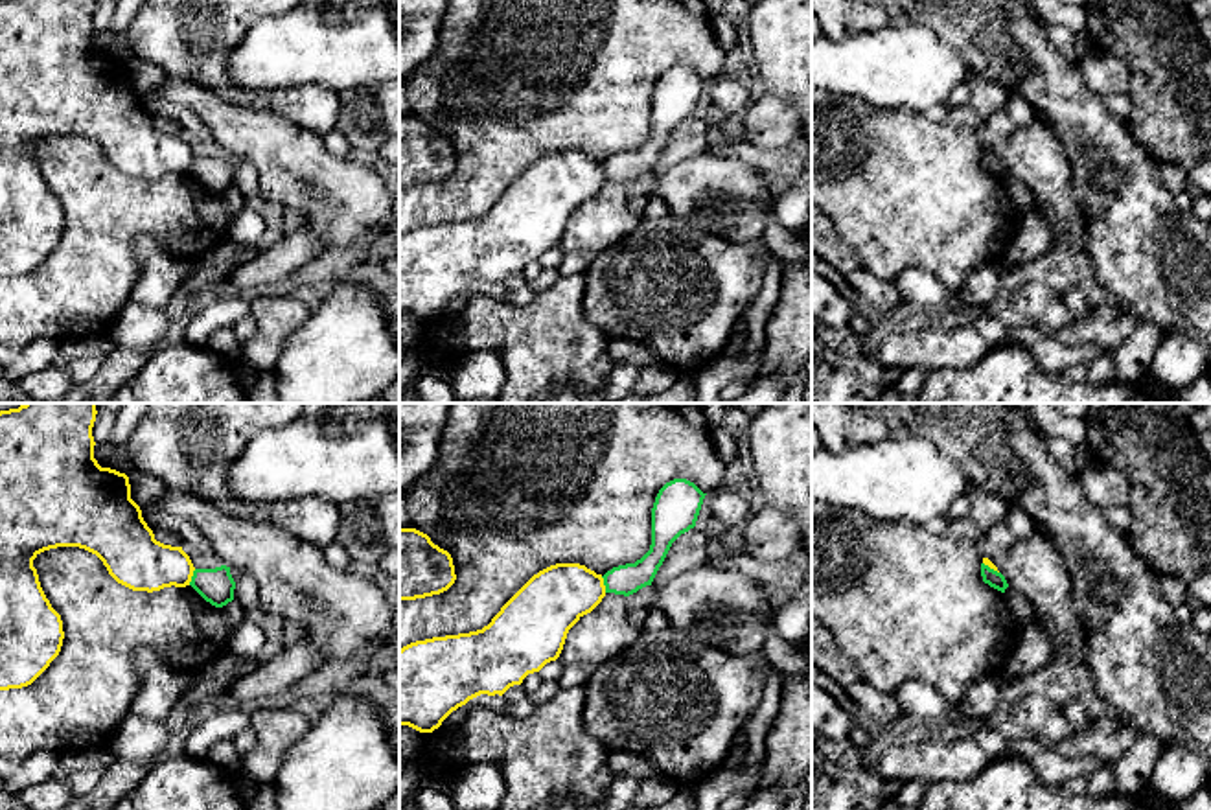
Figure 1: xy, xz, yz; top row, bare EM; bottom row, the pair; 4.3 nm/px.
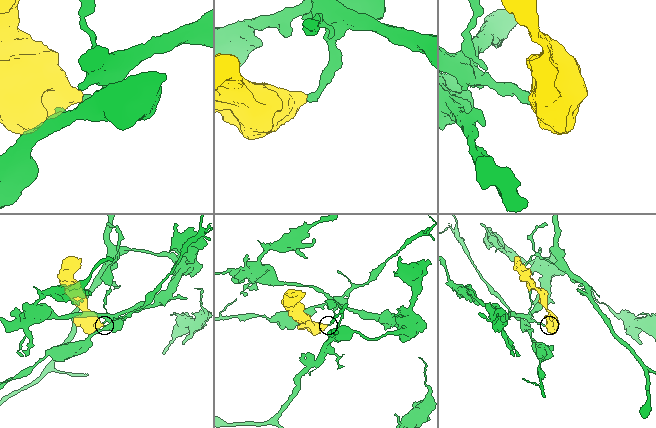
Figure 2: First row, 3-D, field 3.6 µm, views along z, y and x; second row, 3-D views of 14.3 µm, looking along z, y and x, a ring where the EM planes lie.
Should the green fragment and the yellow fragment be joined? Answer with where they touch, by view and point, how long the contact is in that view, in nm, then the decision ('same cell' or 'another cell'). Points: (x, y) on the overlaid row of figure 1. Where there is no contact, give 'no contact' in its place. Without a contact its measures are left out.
xy (192, 577) | 80 nm | another cell

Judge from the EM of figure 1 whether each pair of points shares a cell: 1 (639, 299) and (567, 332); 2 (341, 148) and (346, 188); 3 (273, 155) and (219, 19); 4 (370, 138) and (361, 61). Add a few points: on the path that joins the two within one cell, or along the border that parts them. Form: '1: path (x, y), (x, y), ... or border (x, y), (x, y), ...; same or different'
1: border (584, 278), (584, 317), (608, 339); different
2: border (321, 137), (334, 153), (345, 157); different
3: border (216, 94), (242, 107), (278, 115), (297, 126); different
4: border (380, 81), (346, 87), (339, 94); different

